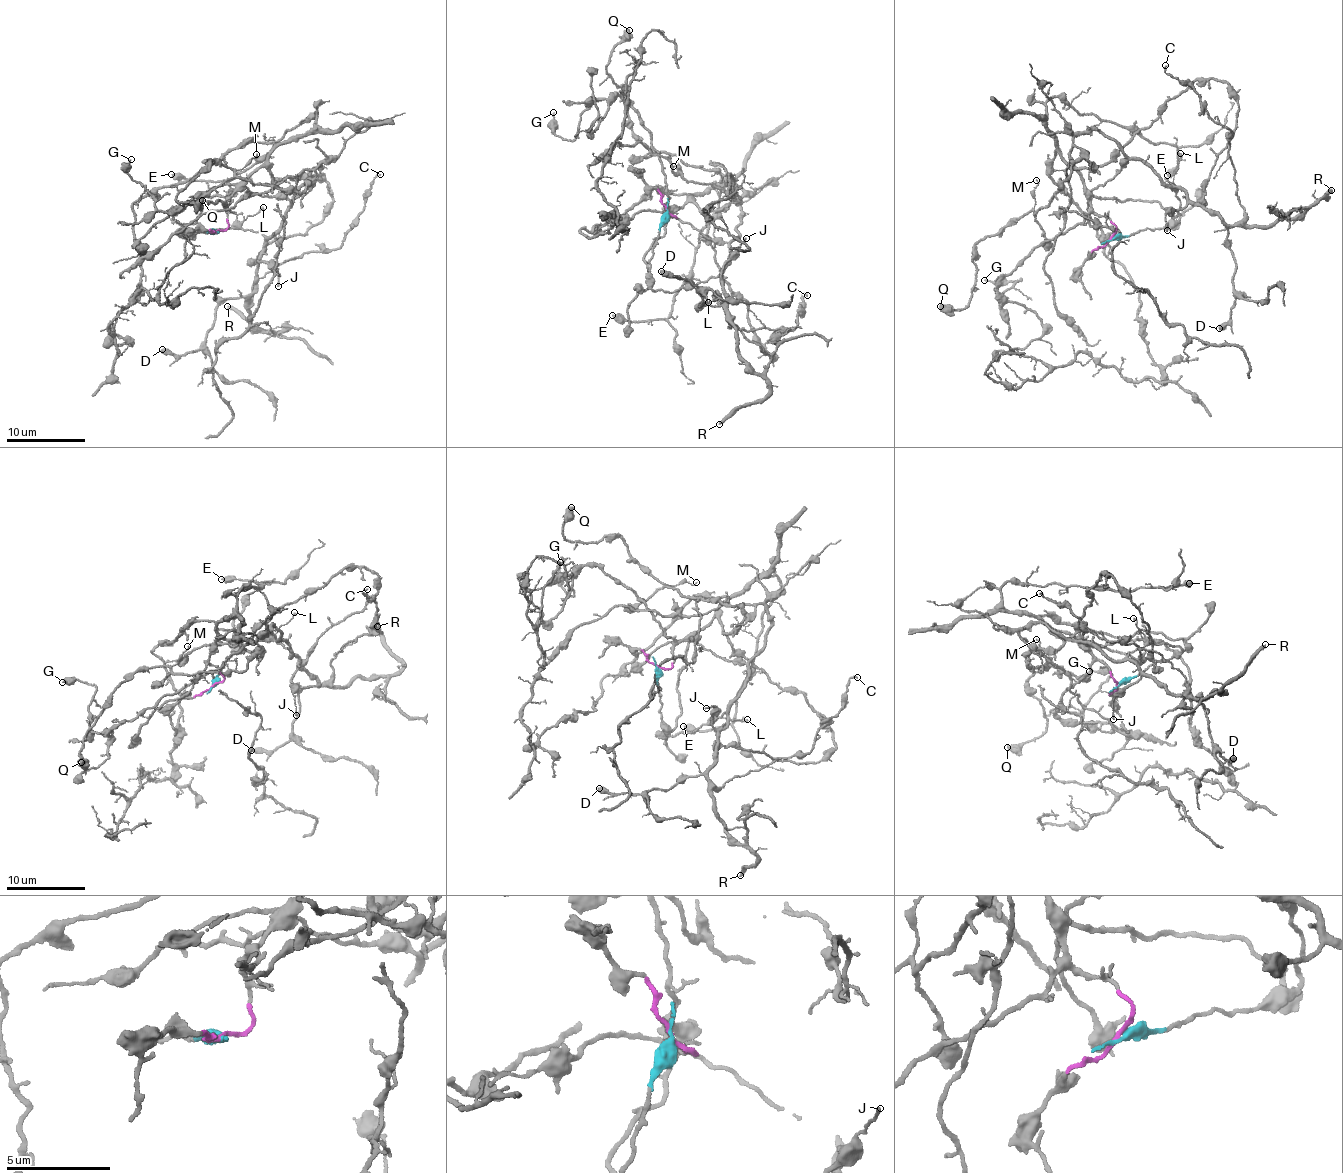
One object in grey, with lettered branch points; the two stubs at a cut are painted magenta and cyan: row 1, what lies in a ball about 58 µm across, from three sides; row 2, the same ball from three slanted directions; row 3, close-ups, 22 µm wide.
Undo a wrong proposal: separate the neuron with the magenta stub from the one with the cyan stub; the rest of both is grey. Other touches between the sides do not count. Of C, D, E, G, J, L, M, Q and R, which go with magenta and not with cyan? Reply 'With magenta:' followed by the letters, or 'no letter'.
With magenta: E, G, M, Q

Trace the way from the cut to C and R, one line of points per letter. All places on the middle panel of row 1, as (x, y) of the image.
C: (666, 210), (654, 290), (714, 276), (728, 328), (744, 330), (790, 330), (807, 296)
R: (666, 210), (651, 255), (654, 290), (674, 292), (719, 278), (740, 356), (768, 388), (761, 399), (718, 423)

